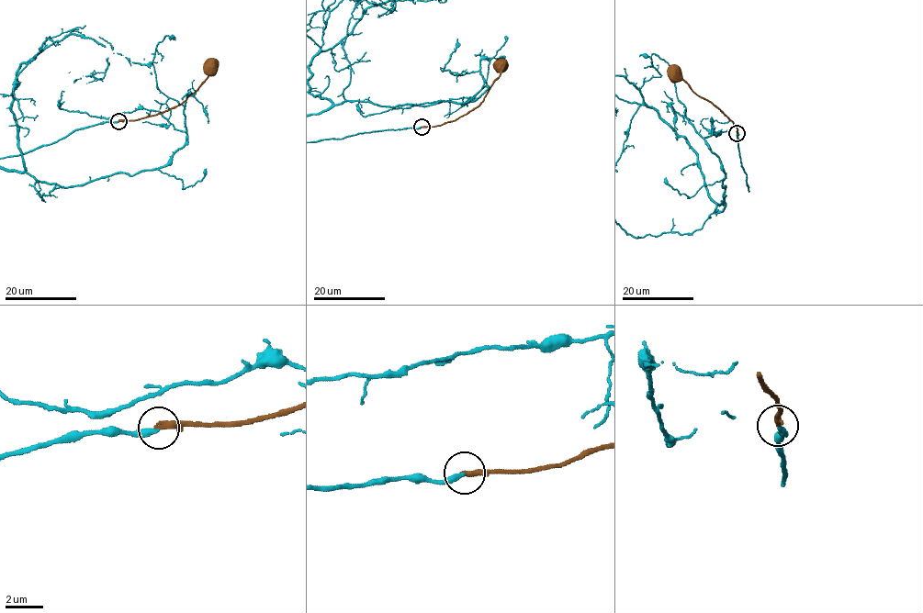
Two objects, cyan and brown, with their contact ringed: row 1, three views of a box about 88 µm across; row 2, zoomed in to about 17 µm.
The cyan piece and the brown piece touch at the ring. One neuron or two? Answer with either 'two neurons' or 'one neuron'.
two neurons

